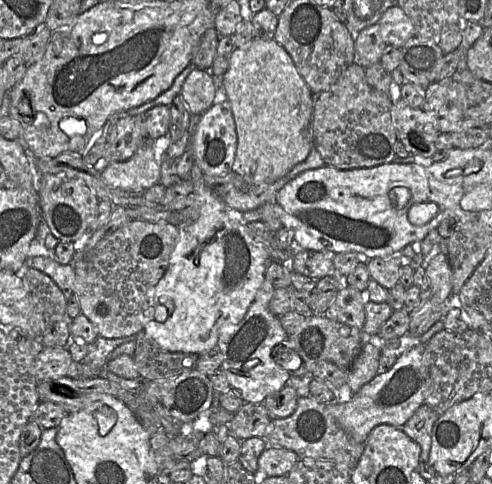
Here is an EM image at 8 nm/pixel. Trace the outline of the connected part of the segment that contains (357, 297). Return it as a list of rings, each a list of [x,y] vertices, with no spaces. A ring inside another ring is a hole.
[[[338,276],[339,291],[326,316],[337,322],[362,330],[365,310],[360,291],[348,286],[346,276]]]

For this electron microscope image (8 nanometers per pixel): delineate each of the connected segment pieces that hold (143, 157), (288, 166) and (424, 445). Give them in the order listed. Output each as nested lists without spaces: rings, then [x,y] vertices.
[[[166,135],[153,144],[145,143],[130,159],[107,165],[100,172],[102,179],[120,190],[145,190],[158,184],[169,142]]]
[[[253,39],[245,47],[235,49],[231,55],[229,68],[223,75],[223,85],[227,100],[231,104],[237,133],[237,149],[232,170],[234,173],[239,174],[248,185],[273,183],[286,176],[297,164],[303,162],[308,157],[313,148],[313,94],[297,71],[289,54],[274,39]]]
[[[426,404],[421,405],[400,429],[421,447],[419,462],[428,463],[431,432],[440,414]]]

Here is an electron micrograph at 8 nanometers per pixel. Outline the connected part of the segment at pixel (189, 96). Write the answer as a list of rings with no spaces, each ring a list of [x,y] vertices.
[[[196,68],[185,79],[180,96],[191,115],[202,115],[214,104],[215,86],[210,71]]]

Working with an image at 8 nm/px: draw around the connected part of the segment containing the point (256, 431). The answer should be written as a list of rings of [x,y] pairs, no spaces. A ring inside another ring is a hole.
[[[244,403],[227,425],[227,432],[244,440],[250,437],[264,437],[270,428],[272,418],[263,403]]]

